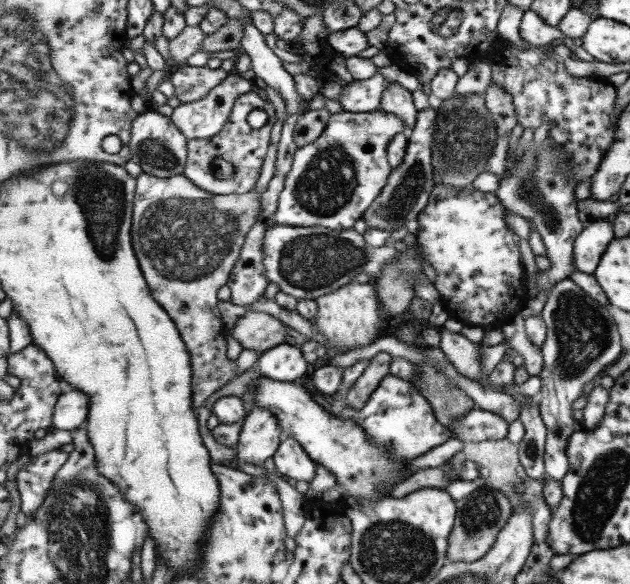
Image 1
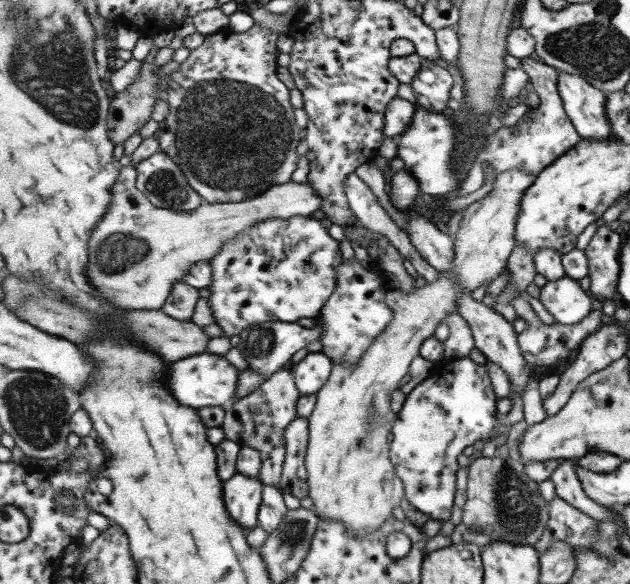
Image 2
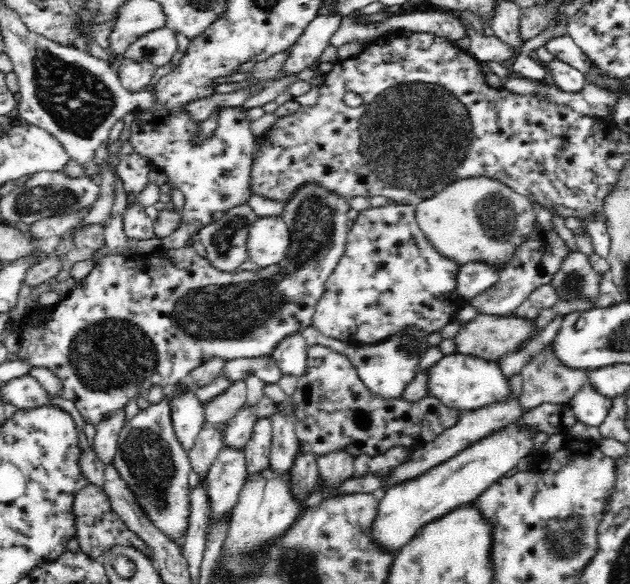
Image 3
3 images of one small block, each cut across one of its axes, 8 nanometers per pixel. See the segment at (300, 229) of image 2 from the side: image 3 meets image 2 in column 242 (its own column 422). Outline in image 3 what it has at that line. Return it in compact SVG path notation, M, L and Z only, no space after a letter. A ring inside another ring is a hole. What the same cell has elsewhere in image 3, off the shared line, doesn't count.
M388 202L384 206L367 208L355 218L344 256L325 283L312 327L323 336L365 346L380 345L393 337L414 332L429 336L452 322L461 308L450 304L451 300L459 296L456 293L458 270L459 265L438 254L426 240L415 219L415 205Z

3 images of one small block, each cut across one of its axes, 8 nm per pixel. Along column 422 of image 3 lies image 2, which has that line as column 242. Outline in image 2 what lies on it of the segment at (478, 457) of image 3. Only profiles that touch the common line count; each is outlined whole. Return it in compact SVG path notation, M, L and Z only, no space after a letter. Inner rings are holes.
M243 473L224 483L224 499L232 517L247 530L258 526L263 501L264 483Z

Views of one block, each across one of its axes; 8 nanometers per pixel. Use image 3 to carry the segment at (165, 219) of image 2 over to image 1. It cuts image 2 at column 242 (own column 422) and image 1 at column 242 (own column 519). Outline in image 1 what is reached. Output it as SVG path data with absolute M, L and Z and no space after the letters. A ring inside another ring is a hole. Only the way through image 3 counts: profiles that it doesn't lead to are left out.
M141 172L137 176L132 224L133 248L154 298L170 316L175 316L174 322L181 328L182 338L192 352L193 404L196 409L203 406L207 398L211 398L211 394L240 375L237 372L237 362L229 360L228 356L228 331L220 308L221 286L228 285L249 232L261 221L262 194L257 189L245 194L213 194L198 187L184 174L159 178L157 175Z

